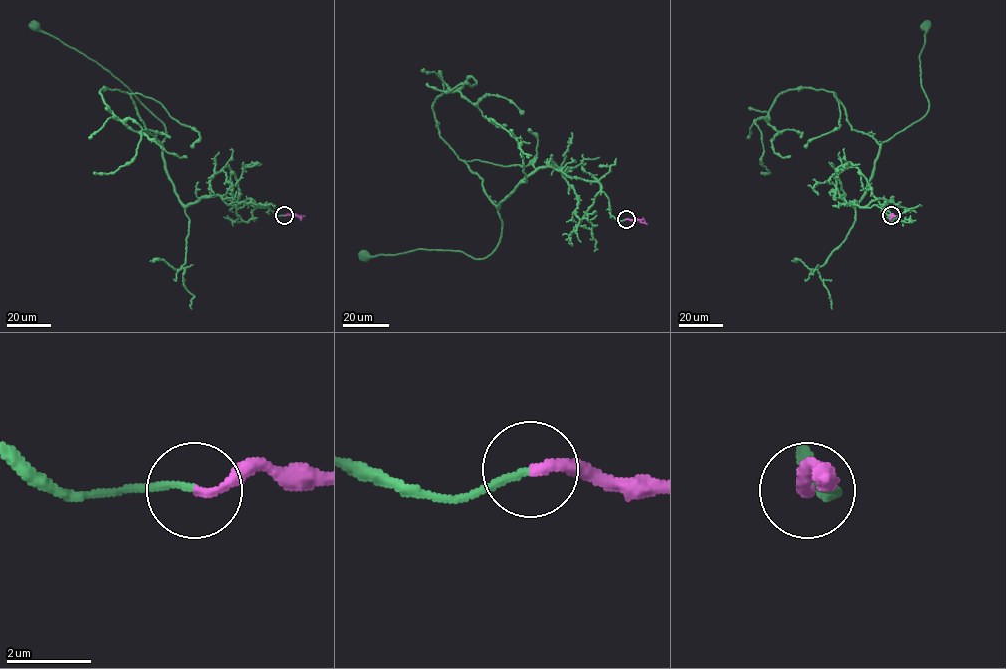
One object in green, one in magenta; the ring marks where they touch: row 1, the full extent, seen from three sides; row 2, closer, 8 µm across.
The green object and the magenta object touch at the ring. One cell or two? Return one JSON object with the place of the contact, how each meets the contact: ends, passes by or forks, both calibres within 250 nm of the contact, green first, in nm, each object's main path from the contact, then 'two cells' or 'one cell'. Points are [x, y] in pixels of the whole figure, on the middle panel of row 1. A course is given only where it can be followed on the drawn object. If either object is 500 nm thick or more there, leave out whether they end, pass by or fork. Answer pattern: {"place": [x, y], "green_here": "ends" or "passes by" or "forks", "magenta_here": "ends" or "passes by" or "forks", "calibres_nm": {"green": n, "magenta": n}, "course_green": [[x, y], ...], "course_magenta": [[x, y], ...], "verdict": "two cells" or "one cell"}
{"place": [626, 219], "green_here": "ends", "magenta_here": "ends", "calibres_nm": {"green": 160, "magenta": 240}, "course_green": [[625, 219], [610, 213], [596, 181], [539, 166], [498, 205], [502, 234], [486, 257], [422, 249], [365, 255]], "course_magenta": [[625, 219], [646, 224]], "verdict": "one cell"}

